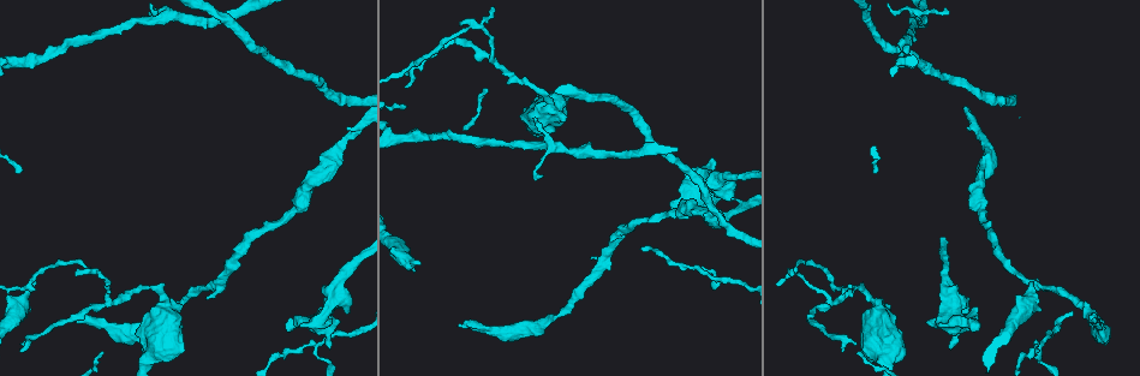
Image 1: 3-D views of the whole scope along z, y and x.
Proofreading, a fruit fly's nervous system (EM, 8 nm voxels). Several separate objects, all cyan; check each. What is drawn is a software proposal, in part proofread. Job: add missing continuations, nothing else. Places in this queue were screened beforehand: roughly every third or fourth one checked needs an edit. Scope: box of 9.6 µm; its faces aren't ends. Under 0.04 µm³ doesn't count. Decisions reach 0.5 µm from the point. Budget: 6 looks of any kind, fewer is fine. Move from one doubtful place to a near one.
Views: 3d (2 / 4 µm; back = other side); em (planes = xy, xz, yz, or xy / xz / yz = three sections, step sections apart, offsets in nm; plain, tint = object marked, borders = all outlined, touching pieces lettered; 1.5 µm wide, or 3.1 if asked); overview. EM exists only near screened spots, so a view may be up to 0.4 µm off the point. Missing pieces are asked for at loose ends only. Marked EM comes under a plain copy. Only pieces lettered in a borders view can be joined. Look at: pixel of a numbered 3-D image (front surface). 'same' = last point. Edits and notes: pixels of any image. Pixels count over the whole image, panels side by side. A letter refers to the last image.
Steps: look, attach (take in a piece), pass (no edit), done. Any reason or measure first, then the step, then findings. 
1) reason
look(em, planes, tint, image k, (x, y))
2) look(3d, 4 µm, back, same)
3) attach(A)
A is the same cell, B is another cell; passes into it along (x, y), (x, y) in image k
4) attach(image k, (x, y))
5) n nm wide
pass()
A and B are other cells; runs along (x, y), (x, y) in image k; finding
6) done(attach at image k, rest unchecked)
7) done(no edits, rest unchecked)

end of a long branch
look(3d, 2 µm, image 1, (21, 344))

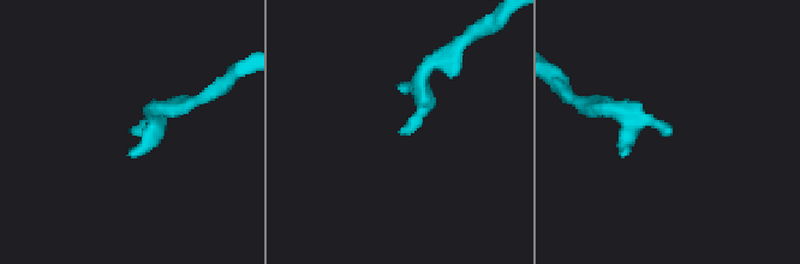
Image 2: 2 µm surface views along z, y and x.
look(em, yz, step 4, borders, image 2, (670, 135))

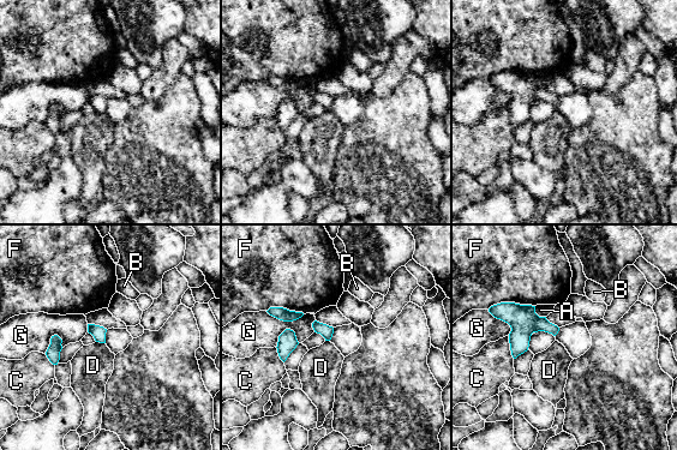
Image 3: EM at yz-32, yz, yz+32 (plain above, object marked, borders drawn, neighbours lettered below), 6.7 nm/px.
look(em, planes, borders, same)

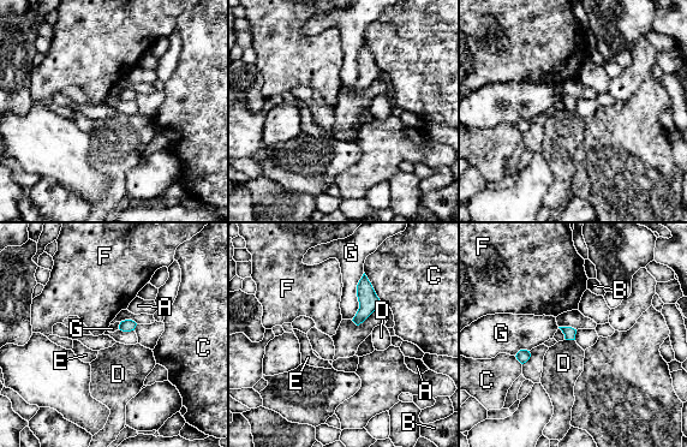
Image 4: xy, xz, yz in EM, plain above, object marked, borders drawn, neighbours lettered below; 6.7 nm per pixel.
pass()
A, B, C, D, E, F and G are other cells; border along (566, 339), (574, 340) in image 4; none of them fits

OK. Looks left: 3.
free end
look(em, yz, step 4, tint, image 1, (1032, 284))

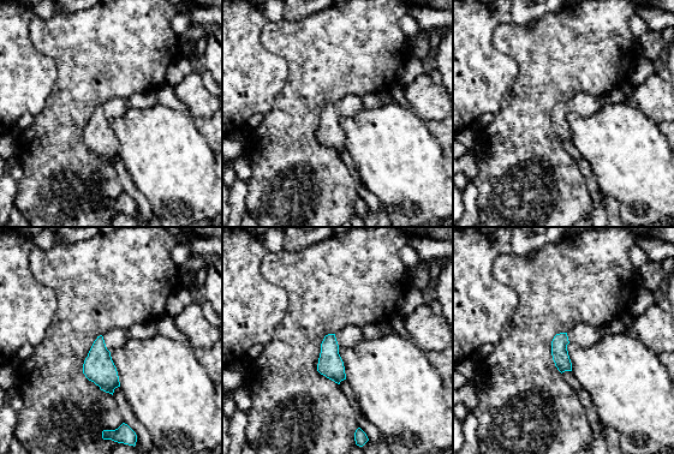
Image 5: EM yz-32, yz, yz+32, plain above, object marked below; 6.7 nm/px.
look(em, planes, borders, same)

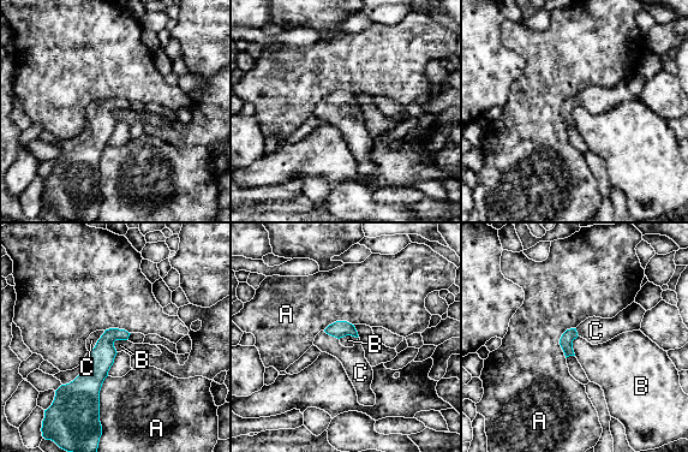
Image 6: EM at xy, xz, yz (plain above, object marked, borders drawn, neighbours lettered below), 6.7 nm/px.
attach(C)
C is the same cell, A and B are other cells; passes into it along (102, 356), (97, 342), (91, 340) in image 6; the cell continues

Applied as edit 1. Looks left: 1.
done(attach at image 6, rest unchecked)

